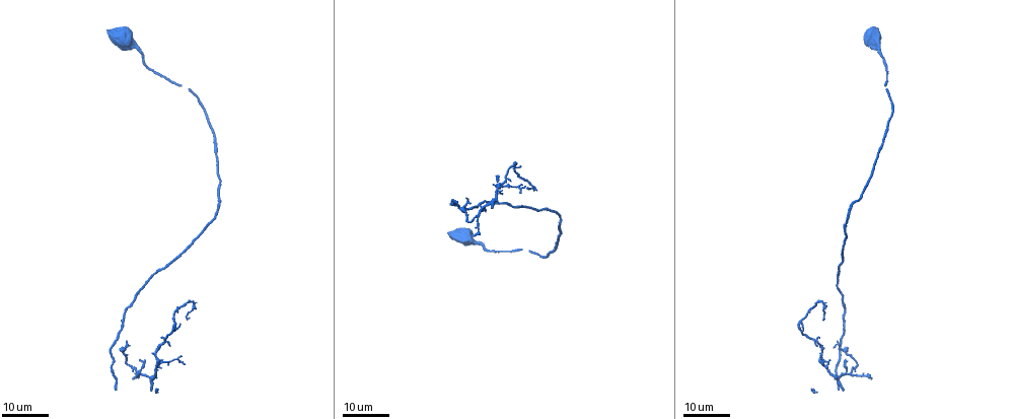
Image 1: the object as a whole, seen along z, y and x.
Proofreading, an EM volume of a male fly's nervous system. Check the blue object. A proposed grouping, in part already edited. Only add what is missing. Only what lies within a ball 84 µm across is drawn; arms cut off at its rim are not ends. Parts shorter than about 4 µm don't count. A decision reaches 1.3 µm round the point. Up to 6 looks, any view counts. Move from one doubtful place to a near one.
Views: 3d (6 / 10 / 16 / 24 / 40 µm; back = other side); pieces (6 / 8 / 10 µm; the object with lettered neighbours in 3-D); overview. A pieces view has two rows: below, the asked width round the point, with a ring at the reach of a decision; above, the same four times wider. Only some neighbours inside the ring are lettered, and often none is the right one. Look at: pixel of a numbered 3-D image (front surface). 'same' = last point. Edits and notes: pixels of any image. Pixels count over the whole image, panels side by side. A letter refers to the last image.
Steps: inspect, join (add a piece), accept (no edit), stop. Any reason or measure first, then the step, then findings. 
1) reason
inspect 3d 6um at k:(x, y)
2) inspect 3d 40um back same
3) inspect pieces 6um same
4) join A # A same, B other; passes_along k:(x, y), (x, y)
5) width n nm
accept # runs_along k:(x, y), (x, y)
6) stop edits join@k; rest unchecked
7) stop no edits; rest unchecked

an open end
inspect 3d 16um at 1:(834, 345)

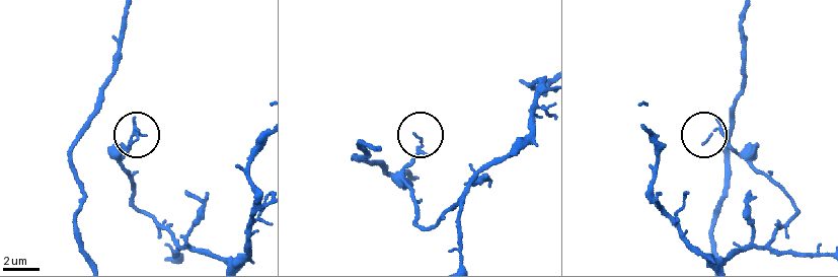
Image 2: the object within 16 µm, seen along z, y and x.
inspect 3d 10um at 2:(131, 142)

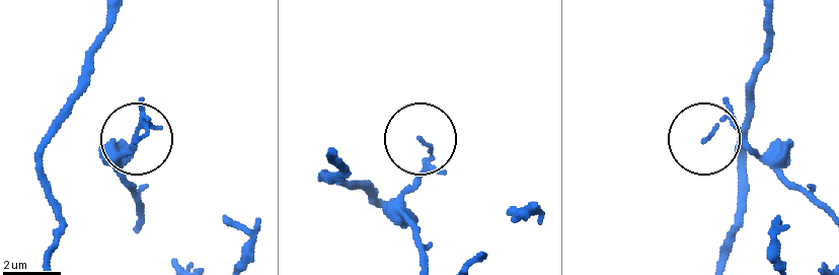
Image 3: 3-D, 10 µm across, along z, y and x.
inspect pieces 8um at 3:(137, 141)

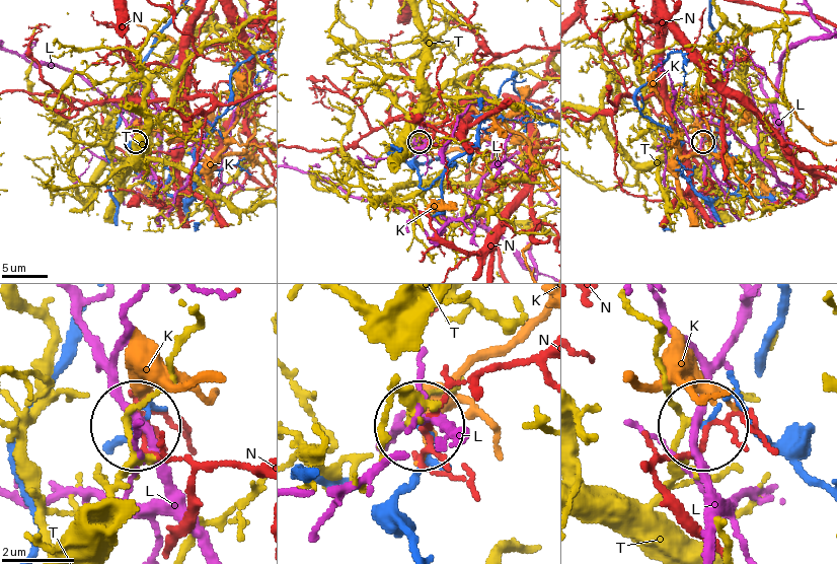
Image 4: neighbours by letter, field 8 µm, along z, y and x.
accept # K other, L other, N other, T other; no lettered piece goes on from it

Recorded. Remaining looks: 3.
an open end
inspect 3d 24um at 1:(140, 362)

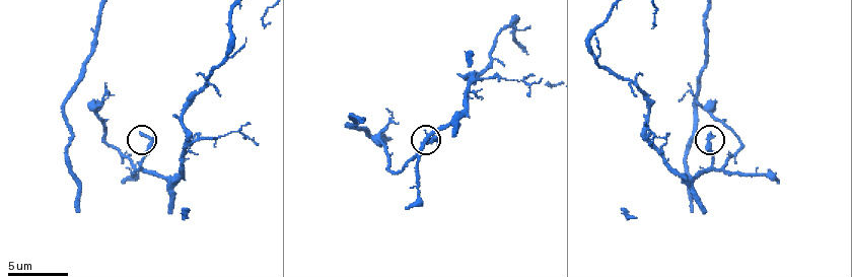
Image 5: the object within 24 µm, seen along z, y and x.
inspect pieces 6um at 5:(139, 133)

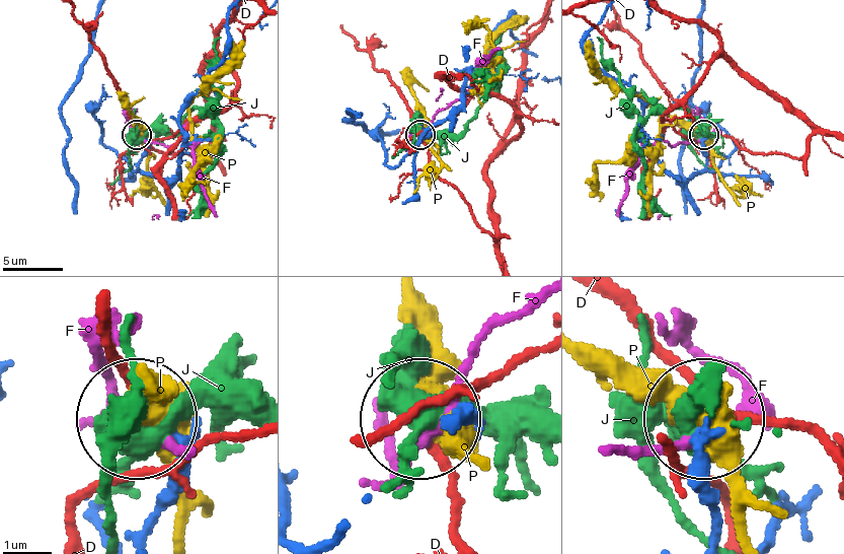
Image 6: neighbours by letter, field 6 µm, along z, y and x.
accept # D other, F other, J other, P other; no lettered piece goes on from it

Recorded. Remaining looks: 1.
inspect pieces 10um at 5:(267, 23)

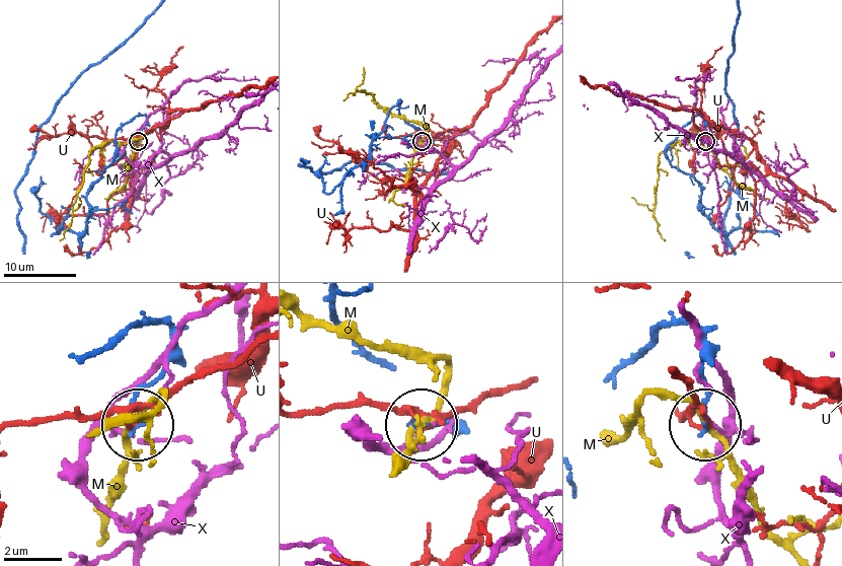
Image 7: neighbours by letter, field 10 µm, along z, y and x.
accept # M other, U other, X other; no lettered piece goes on from it

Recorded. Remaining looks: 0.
stop no edits; rest unchecked

